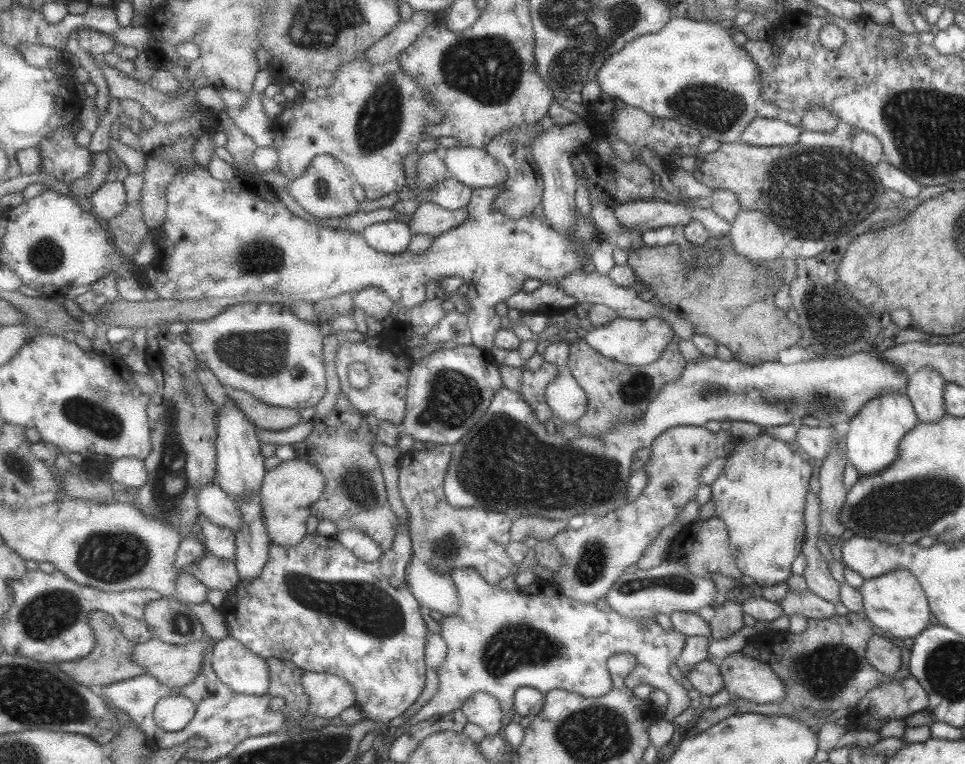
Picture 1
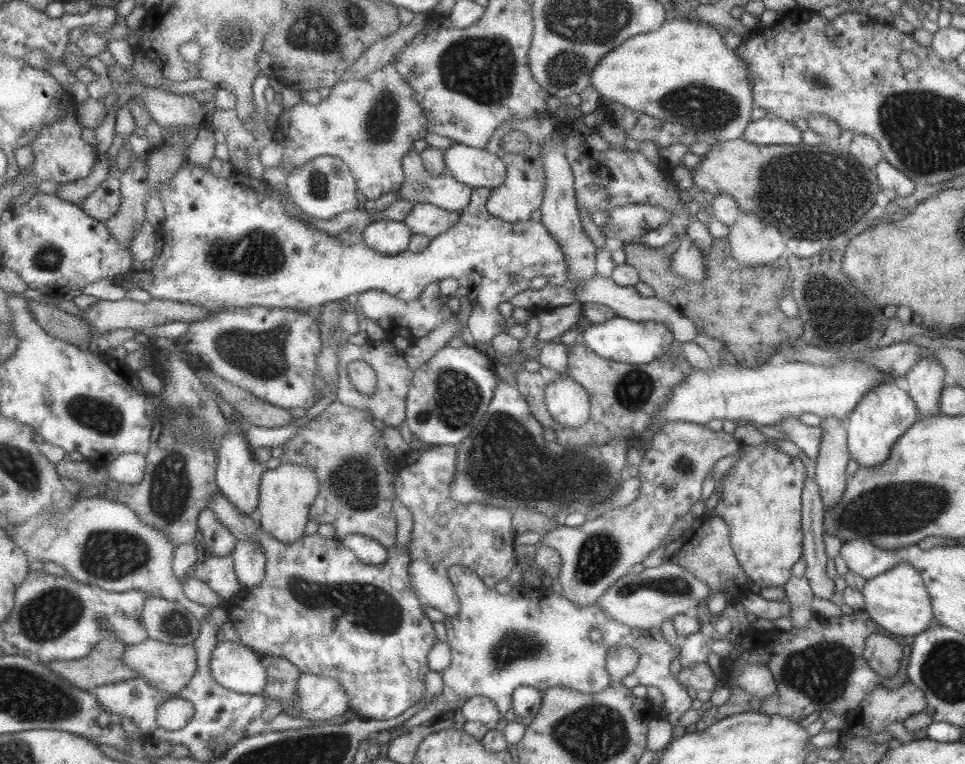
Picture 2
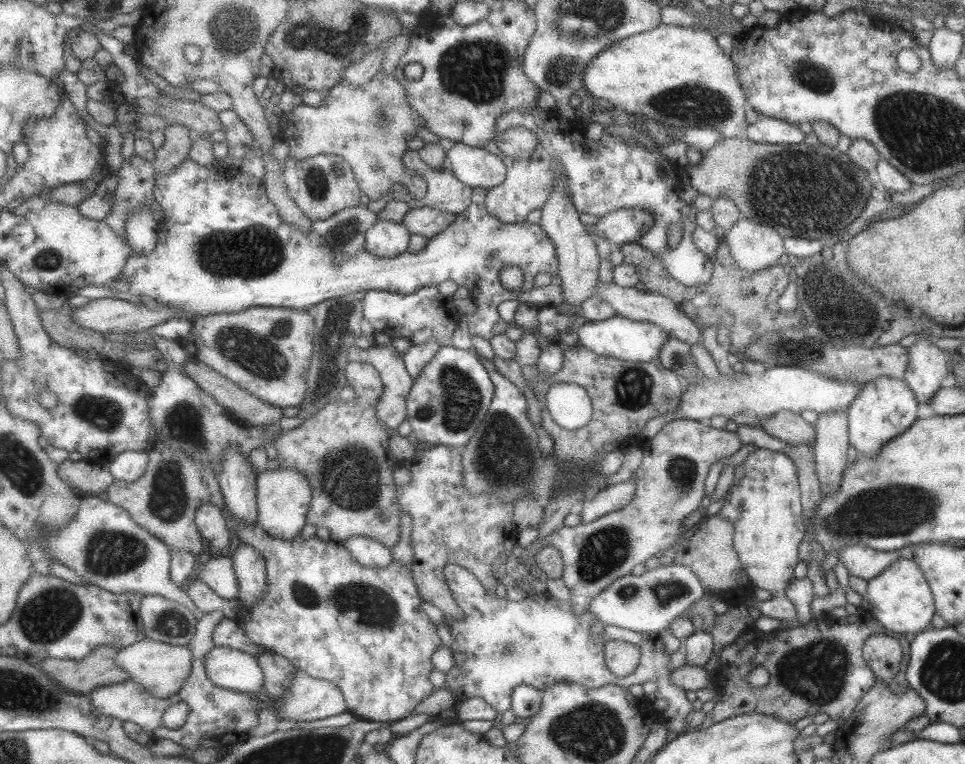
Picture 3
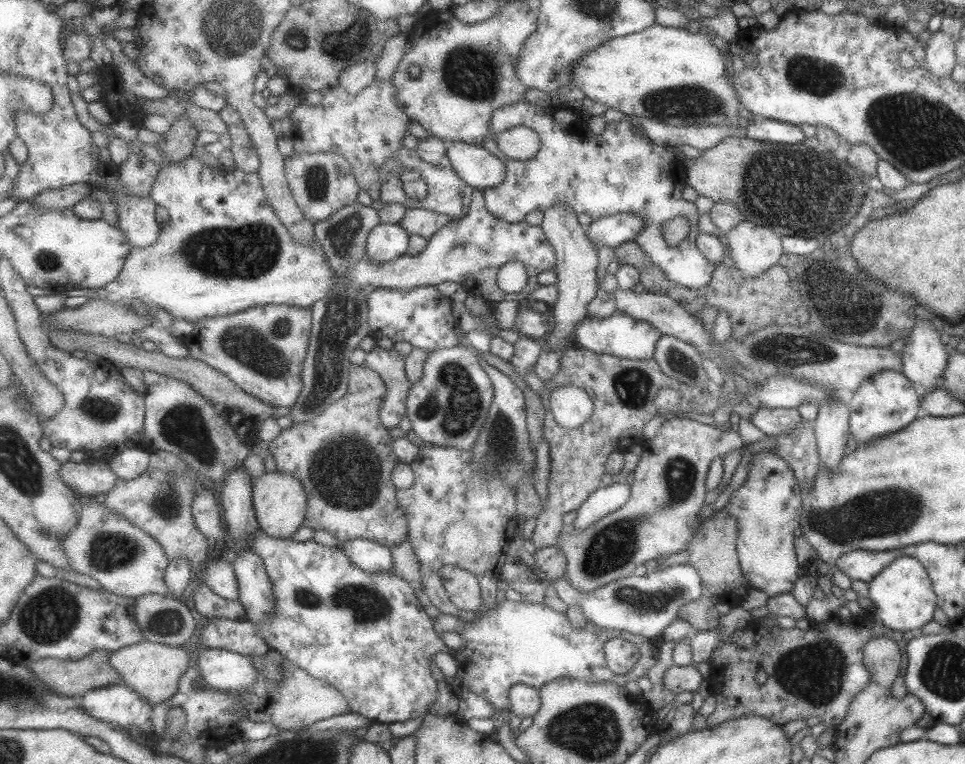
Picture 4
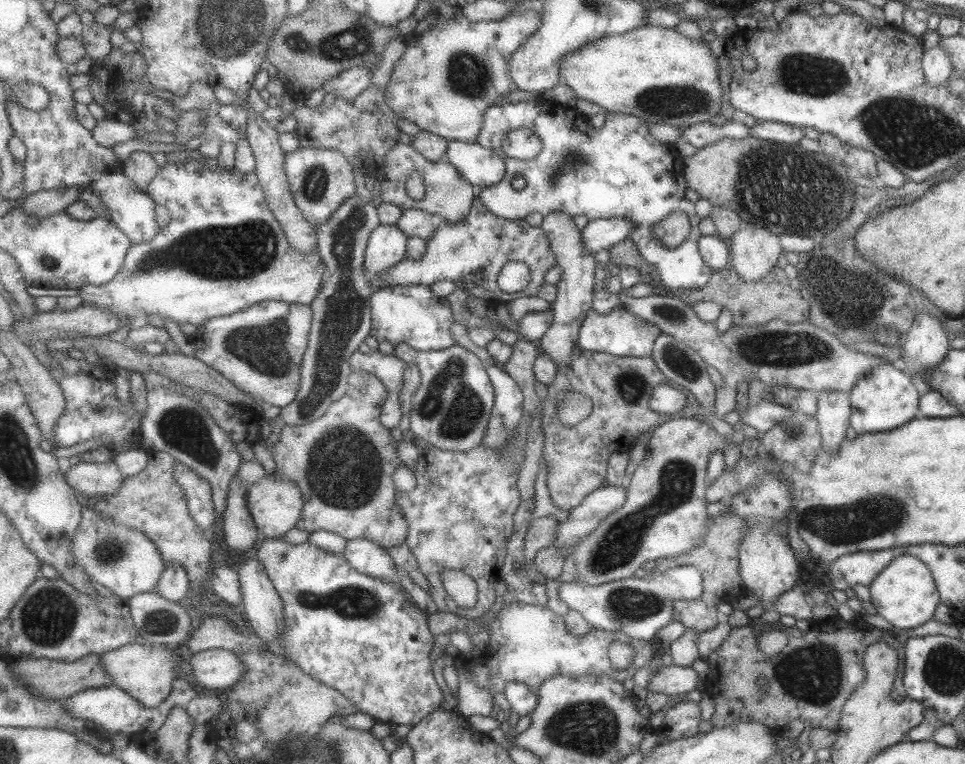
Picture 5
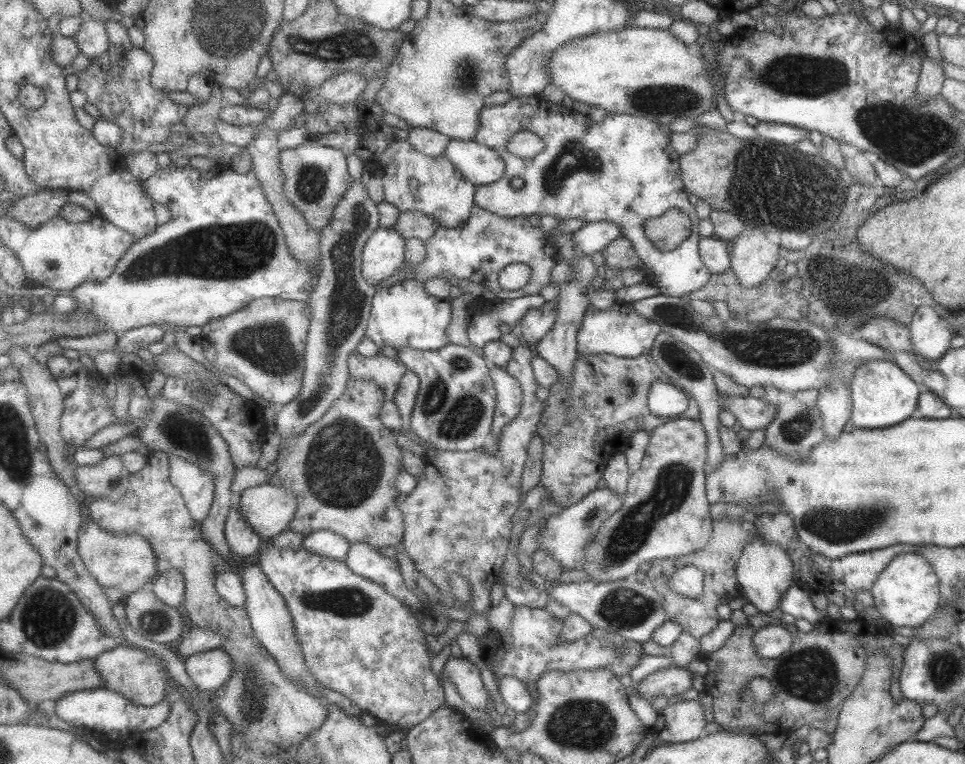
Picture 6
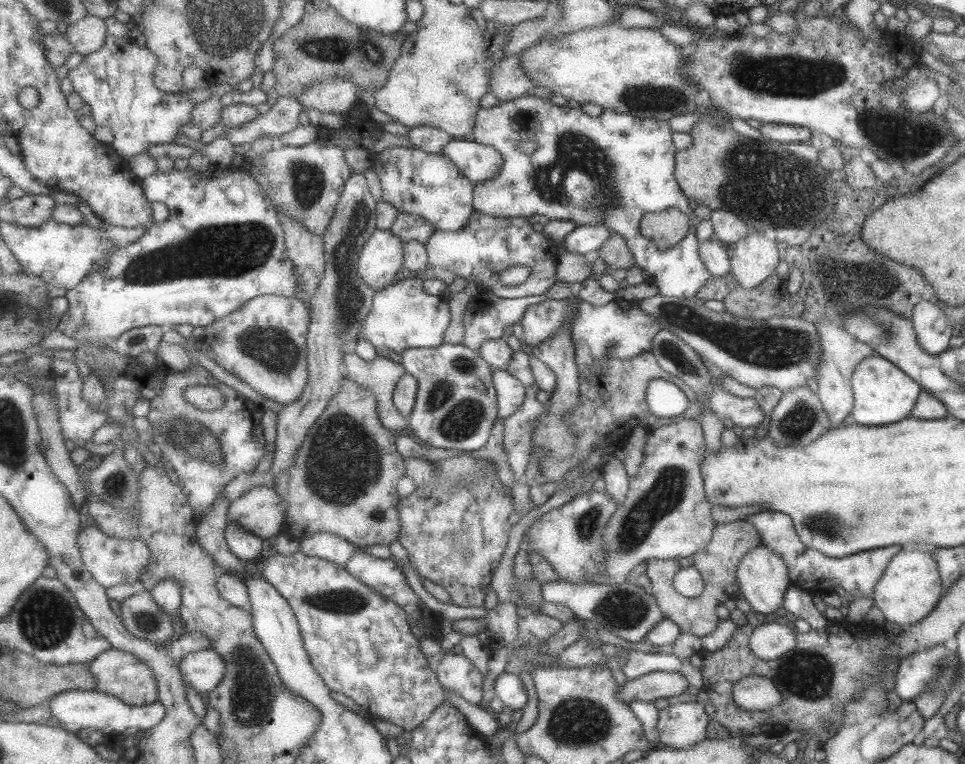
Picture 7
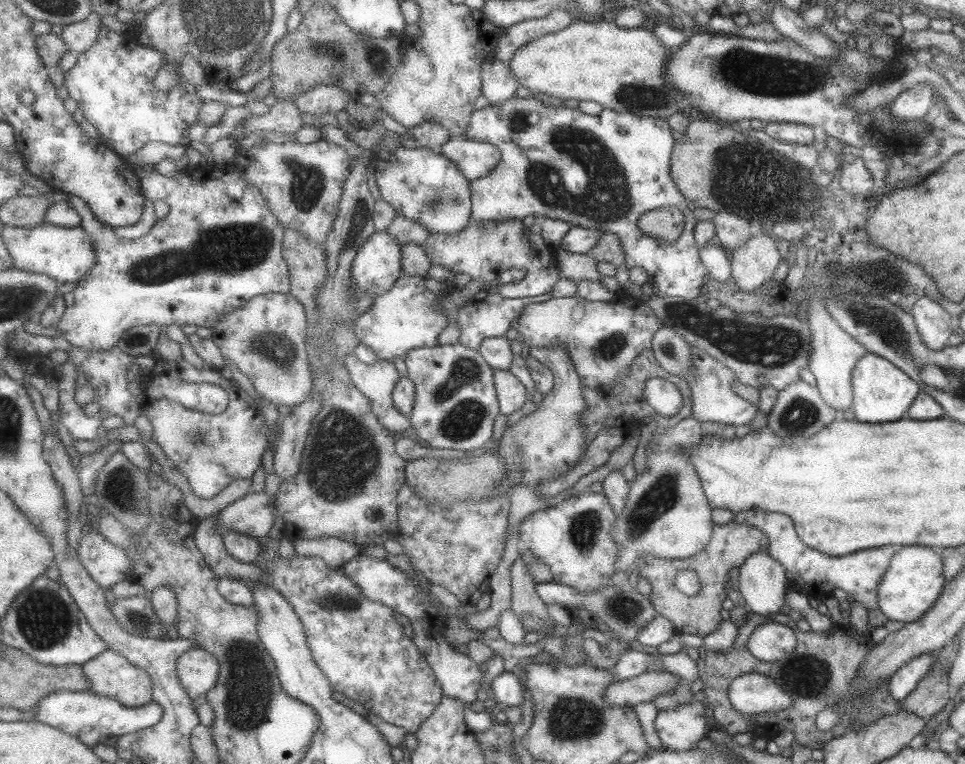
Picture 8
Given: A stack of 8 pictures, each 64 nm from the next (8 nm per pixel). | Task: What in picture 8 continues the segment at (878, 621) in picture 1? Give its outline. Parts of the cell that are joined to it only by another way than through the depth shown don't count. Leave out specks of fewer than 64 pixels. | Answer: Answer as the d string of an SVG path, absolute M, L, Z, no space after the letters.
M907 546L897 550L877 586L877 609L887 620L907 624L919 620L939 598L945 584L943 559L938 549L923 546Z

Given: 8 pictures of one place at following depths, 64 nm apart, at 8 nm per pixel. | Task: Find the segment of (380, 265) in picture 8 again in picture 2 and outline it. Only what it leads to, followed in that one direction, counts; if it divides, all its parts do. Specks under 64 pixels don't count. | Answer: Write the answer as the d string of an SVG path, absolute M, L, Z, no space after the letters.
M381 219L366 228L364 241L368 248L381 254L396 256L409 251L413 235L405 221Z

